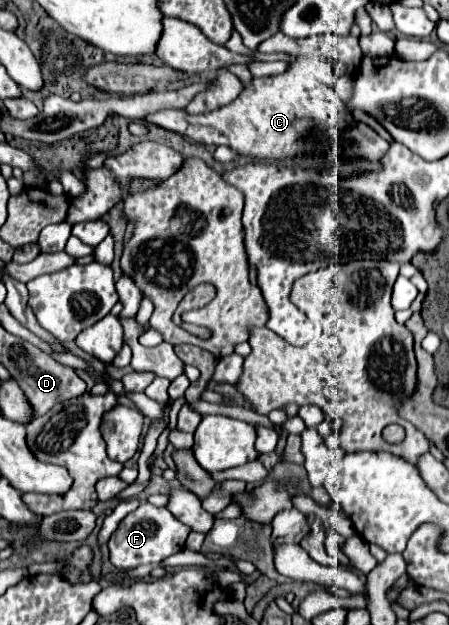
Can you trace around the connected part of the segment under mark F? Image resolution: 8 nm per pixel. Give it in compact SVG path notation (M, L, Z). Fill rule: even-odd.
M142 502L138 506L138 510L128 514L120 522L116 532L110 536L110 542L108 542L110 562L122 570L130 570L130 568L136 568L142 564L160 564L162 560L166 560L168 556L172 556L184 548L184 542L190 532L192 532L192 528L184 526L180 520L176 520L166 508L158 508L148 502Z

